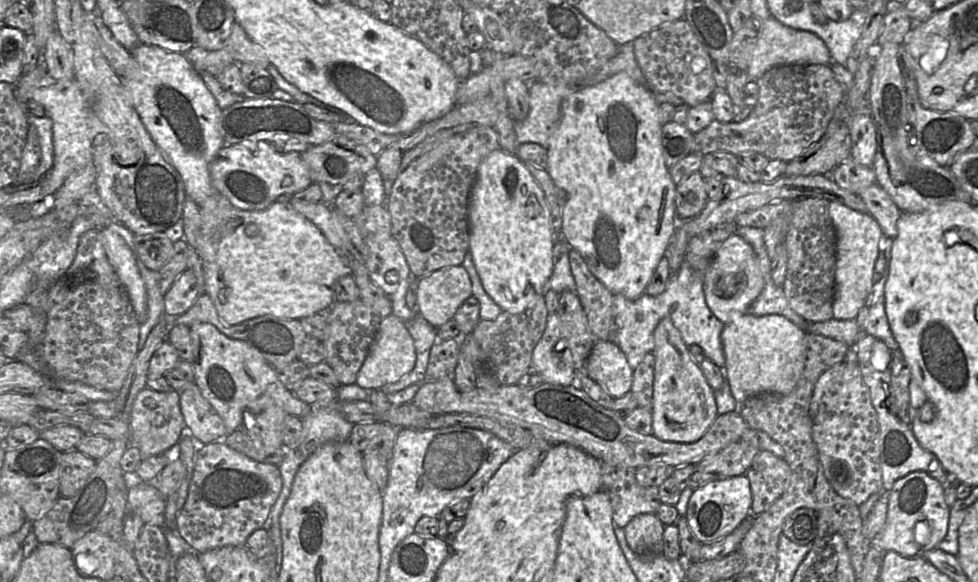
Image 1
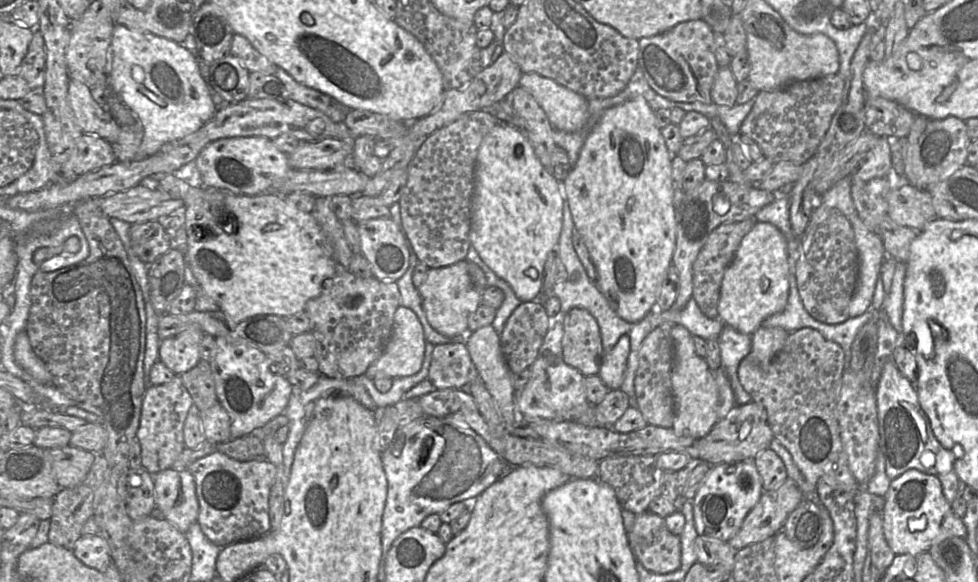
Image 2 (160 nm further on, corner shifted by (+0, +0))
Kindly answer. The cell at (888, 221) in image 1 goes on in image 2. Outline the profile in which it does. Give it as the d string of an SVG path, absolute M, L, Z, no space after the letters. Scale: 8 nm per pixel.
M909 183L891 189L888 196L889 216L895 223L921 231L938 218L932 203L931 194Z

